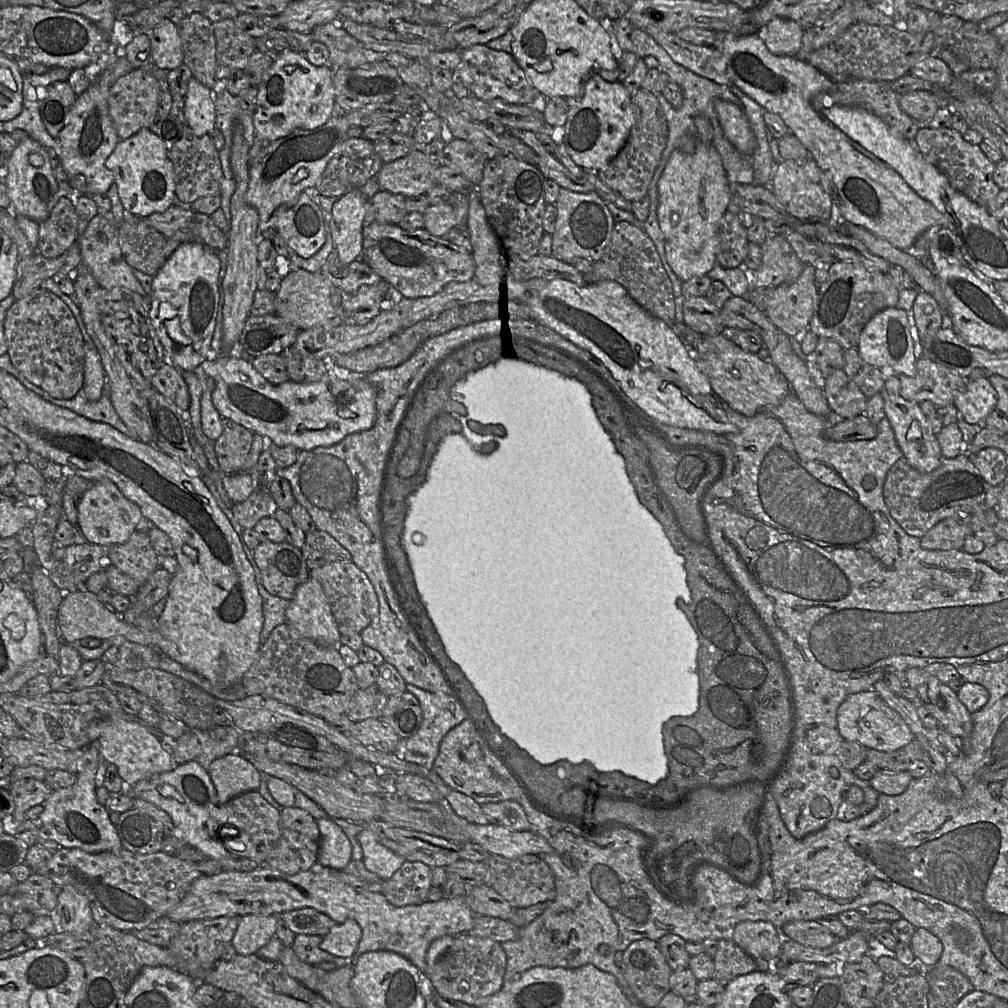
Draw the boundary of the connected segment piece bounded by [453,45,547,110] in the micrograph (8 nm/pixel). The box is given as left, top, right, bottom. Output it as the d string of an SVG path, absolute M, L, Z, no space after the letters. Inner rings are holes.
M475 45L461 52L461 61L455 73L470 95L483 101L501 99L513 105L539 106L547 99L539 96L514 57L506 52L495 51L487 45Z

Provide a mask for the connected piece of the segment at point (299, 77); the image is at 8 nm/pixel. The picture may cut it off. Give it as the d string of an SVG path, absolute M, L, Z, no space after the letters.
M289 52L277 57L263 73L258 86L256 109L252 115L255 135L265 143L291 135L299 130L314 130L336 113L334 69L315 66L304 54Z

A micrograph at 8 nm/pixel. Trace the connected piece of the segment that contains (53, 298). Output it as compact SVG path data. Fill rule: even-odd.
M39 287L17 300L7 311L4 333L13 366L32 384L56 399L71 399L83 388L85 341L73 313L57 295Z

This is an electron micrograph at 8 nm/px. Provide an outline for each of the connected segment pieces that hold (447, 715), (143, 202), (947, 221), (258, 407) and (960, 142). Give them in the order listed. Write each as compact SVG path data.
M408 683L406 684L406 691L418 699L422 711L422 722L412 737L400 741L398 753L403 760L432 770L443 737L465 720L466 714L452 695L429 692Z
M144 128L130 138L119 140L106 159L105 167L114 175L114 183L127 215L144 219L154 213L163 213L175 204L174 169L167 150L157 135Z
M753 34L753 35L730 35L730 36L719 36L718 45L717 46L710 46L715 47L718 51L721 52L725 59L727 72L731 81L734 85L739 87L746 95L752 98L755 102L757 102L765 111L775 113L779 115L784 123L792 133L808 150L810 157L816 162L818 167L823 173L824 180L826 181L827 191L832 198L833 206L836 211L837 216L840 218L842 222L836 219L836 223L847 223L847 224L854 224L857 226L861 226L868 230L869 232L873 233L874 235L881 237L887 240L889 243L894 245L895 247L907 251L910 249L918 237L929 227L933 225L942 225L943 227L948 227L950 230L956 230L956 225L954 221L947 215L940 213L930 202L922 199L918 196L914 190L912 190L908 184L903 180L903 178L891 167L886 165L883 162L874 162L858 152L855 148L852 147L850 143L844 138L843 133L838 128L832 128L828 126L824 120L821 118L821 113L817 111L813 106L813 98L816 95L828 93L833 91L835 87L835 83L830 80L827 76L821 73L818 69L808 64L806 61L800 60L796 57L792 56L779 56L771 53L763 40L763 37L760 34Z
M228 353L207 355L194 372L198 378L208 375L215 380L212 402L222 417L261 434L279 446L293 445L299 450L330 446L351 433L370 429L376 419L376 390L365 376L343 380L327 377L312 383L289 379L273 385L251 362Z
M922 127L914 144L924 158L947 177L955 190L973 202L988 208L1001 190L993 179L996 163L982 152L979 145L967 142L958 131L951 128Z

